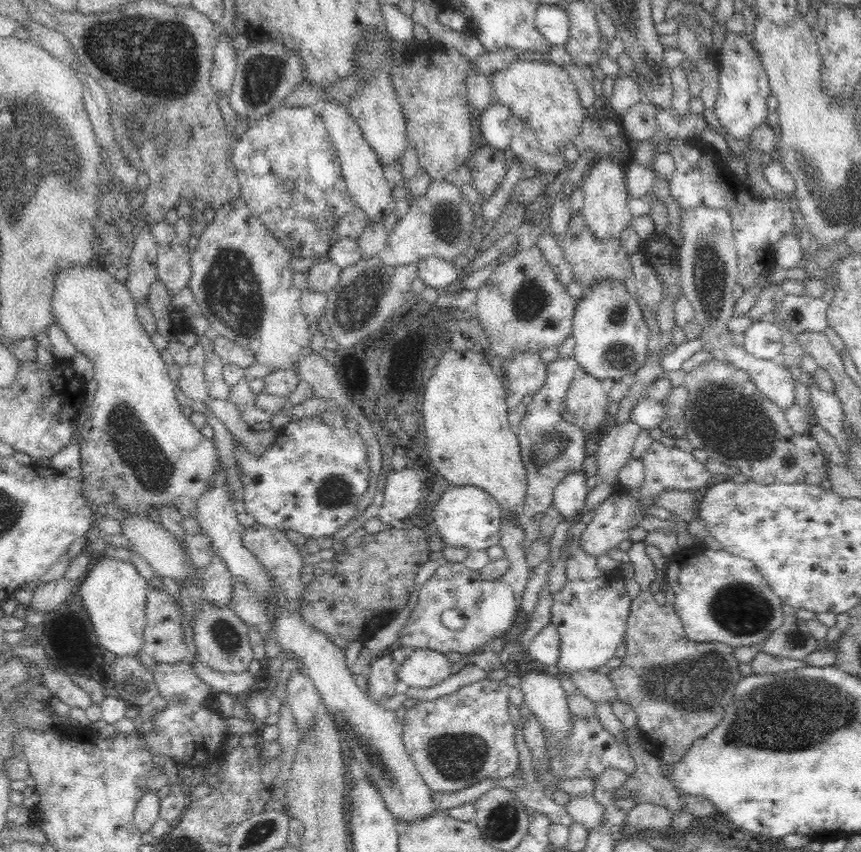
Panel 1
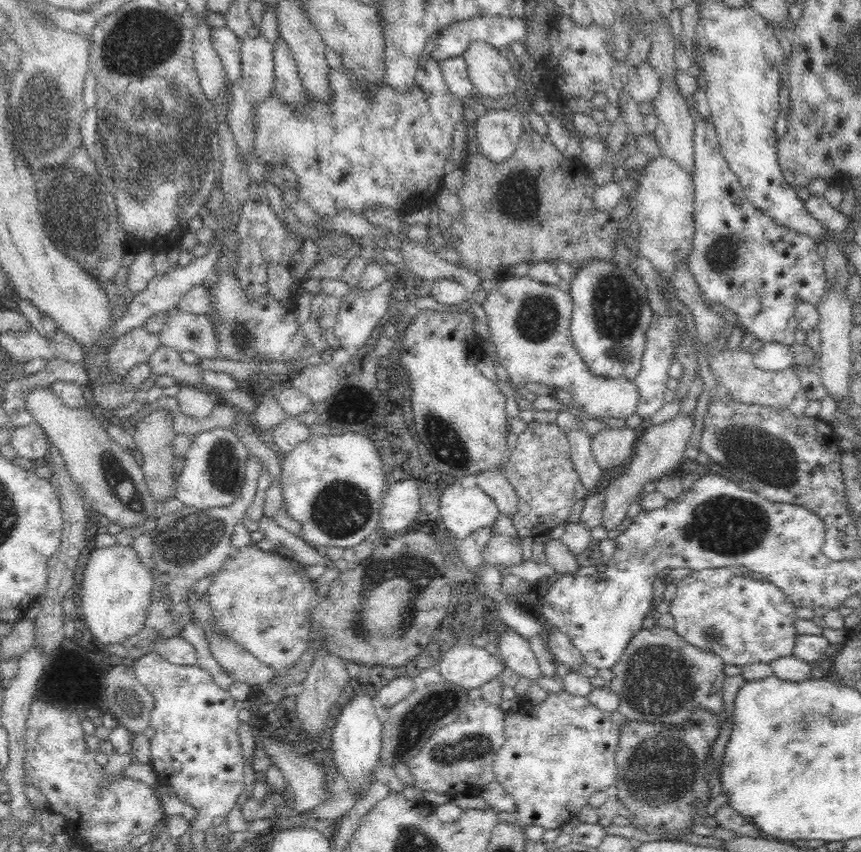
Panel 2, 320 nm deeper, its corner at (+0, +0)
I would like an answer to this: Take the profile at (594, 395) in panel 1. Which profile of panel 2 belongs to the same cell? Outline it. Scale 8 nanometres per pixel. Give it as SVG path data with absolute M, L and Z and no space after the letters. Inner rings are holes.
M627 427L623 430L606 429L591 438L592 455L603 473L630 466L636 452L636 435L635 429Z

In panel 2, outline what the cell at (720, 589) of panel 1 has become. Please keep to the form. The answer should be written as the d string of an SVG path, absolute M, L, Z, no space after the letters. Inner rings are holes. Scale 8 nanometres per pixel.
M728 567L708 569L700 572L692 571L683 580L677 582L677 593L671 601L671 604L668 606L668 611L672 614L672 618L675 620L673 631L678 634L680 638L683 638L686 642L688 642L689 645L703 651L717 654L725 665L728 664L728 666L738 666L740 668L744 668L743 666L748 666L749 664L754 663L770 664L779 658L793 655L796 639L799 636L797 630L795 629L795 622L798 618L796 617L794 608L796 608L796 605L775 584L766 580L761 580L759 577L753 576L745 571L739 571L735 570L733 567Z

